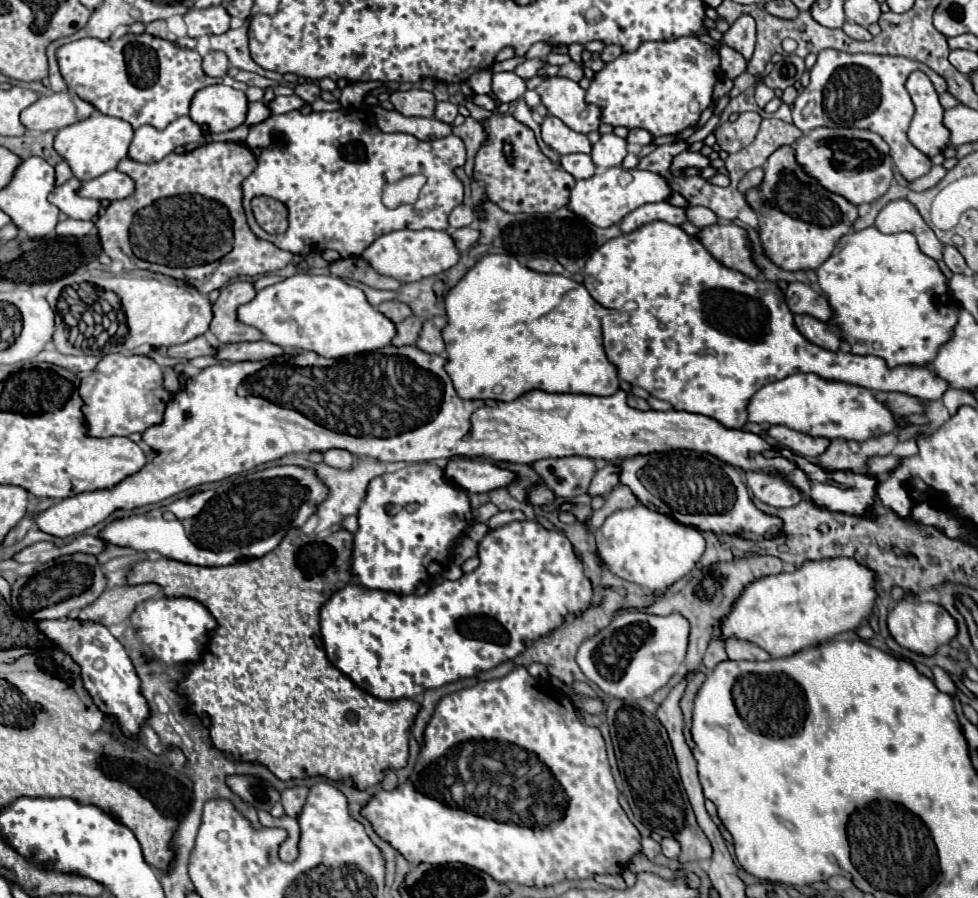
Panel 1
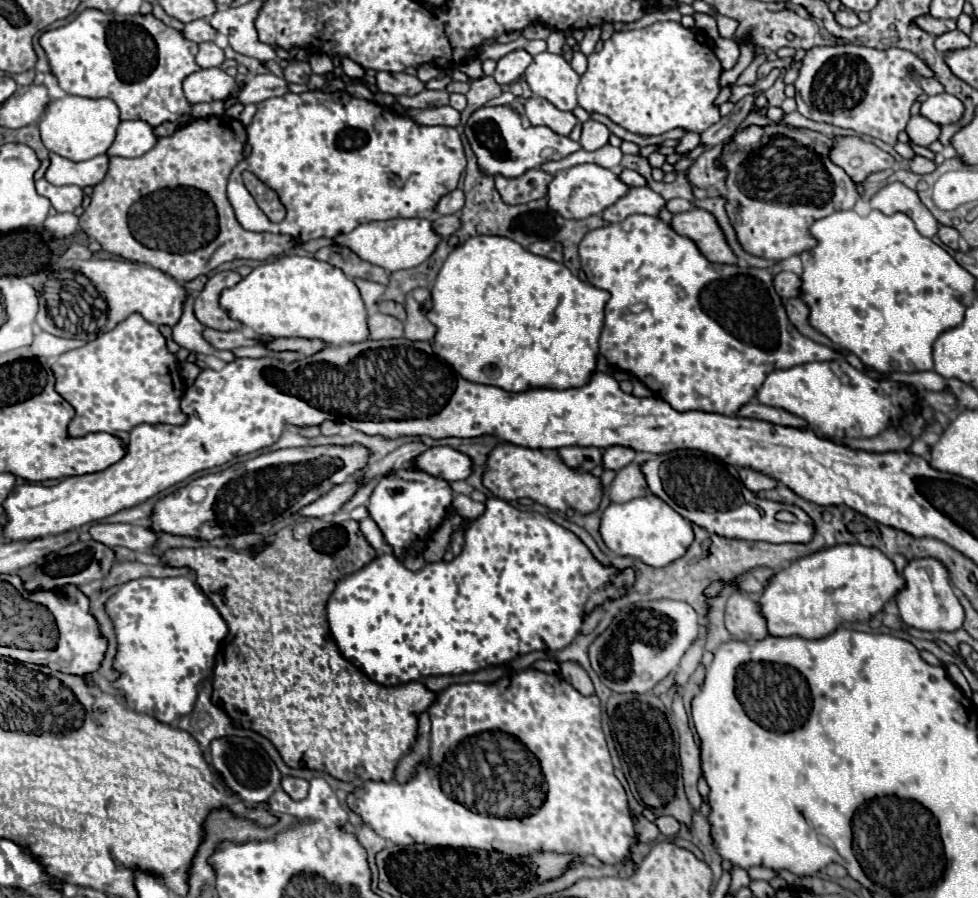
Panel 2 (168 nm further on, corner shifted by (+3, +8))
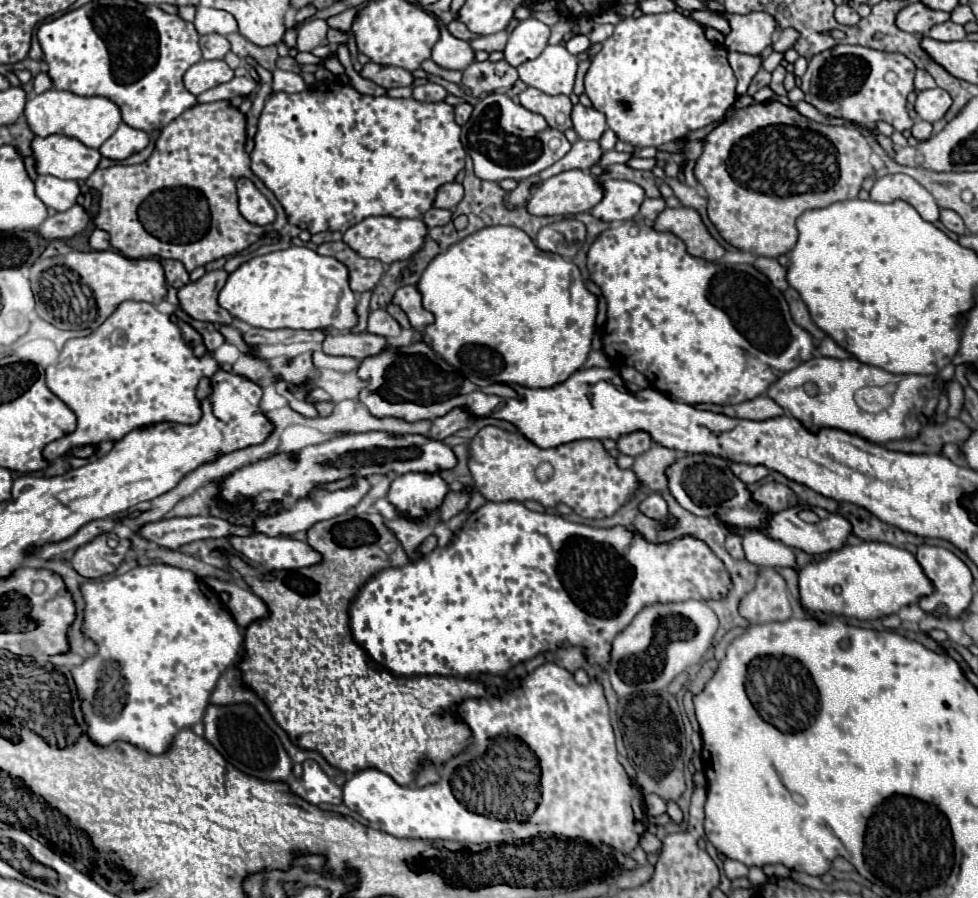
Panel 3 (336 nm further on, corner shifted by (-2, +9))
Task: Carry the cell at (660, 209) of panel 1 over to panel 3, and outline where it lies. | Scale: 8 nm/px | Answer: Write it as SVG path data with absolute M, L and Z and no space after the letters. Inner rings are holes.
M603 180L605 198L591 210L591 214L605 222L625 222L639 214L645 200L645 190L629 180Z

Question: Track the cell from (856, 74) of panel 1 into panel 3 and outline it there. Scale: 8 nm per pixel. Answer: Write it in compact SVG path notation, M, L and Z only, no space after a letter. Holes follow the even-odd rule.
M837 44L809 60L807 72L801 78L801 86L807 86L807 102L825 116L845 118L865 126L887 122L897 132L903 132L905 128L913 126L913 120L907 112L907 96L915 92L915 70L915 64L905 54Z

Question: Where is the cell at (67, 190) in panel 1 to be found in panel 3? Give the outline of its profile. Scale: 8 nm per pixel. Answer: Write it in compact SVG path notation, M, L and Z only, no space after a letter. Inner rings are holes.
M39 176L35 180L35 194L53 210L63 212L77 204L77 196L81 194L77 182L59 180L55 176Z

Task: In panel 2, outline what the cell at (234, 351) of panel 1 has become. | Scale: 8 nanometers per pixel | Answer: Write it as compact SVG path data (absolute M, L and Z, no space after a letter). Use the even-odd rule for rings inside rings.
M268 339L266 347L272 351L298 351L308 357L322 351L326 343L320 343L320 339Z

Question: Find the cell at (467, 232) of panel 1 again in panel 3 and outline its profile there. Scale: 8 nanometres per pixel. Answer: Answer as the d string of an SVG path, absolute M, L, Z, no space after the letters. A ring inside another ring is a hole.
M431 208L425 216L423 216L423 222L429 226L429 228L435 228L435 226L445 226L449 224L453 218L451 210L437 210L437 208Z

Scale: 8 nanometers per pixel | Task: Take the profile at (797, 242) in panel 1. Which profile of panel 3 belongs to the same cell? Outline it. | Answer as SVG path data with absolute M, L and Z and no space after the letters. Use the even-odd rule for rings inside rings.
M765 102L765 104L751 104L747 108L741 108L741 110L735 110L735 108L729 108L727 114L725 114L725 122L721 126L717 126L707 138L705 138L705 150L701 154L701 158L697 160L697 166L695 166L695 178L699 180L701 186L705 186L707 190L707 200L709 200L709 206L707 206L707 212L709 212L709 220L715 224L715 228L721 232L721 236L733 244L735 248L739 250L745 250L745 252L751 252L755 256L767 256L767 258L777 258L781 254L787 254L793 250L793 246L797 244L797 228L795 228L795 222L797 218L807 212L807 210L817 210L817 208L827 208L839 200L853 200L857 198L859 190L861 190L861 184L863 180L873 174L873 168L869 164L869 156L871 156L871 146L869 142L859 134L859 130L855 128L847 128L847 126L829 126L829 124L819 124L819 122L813 122L813 120L807 120L803 118L801 114L797 114L795 110L783 106L781 102Z

